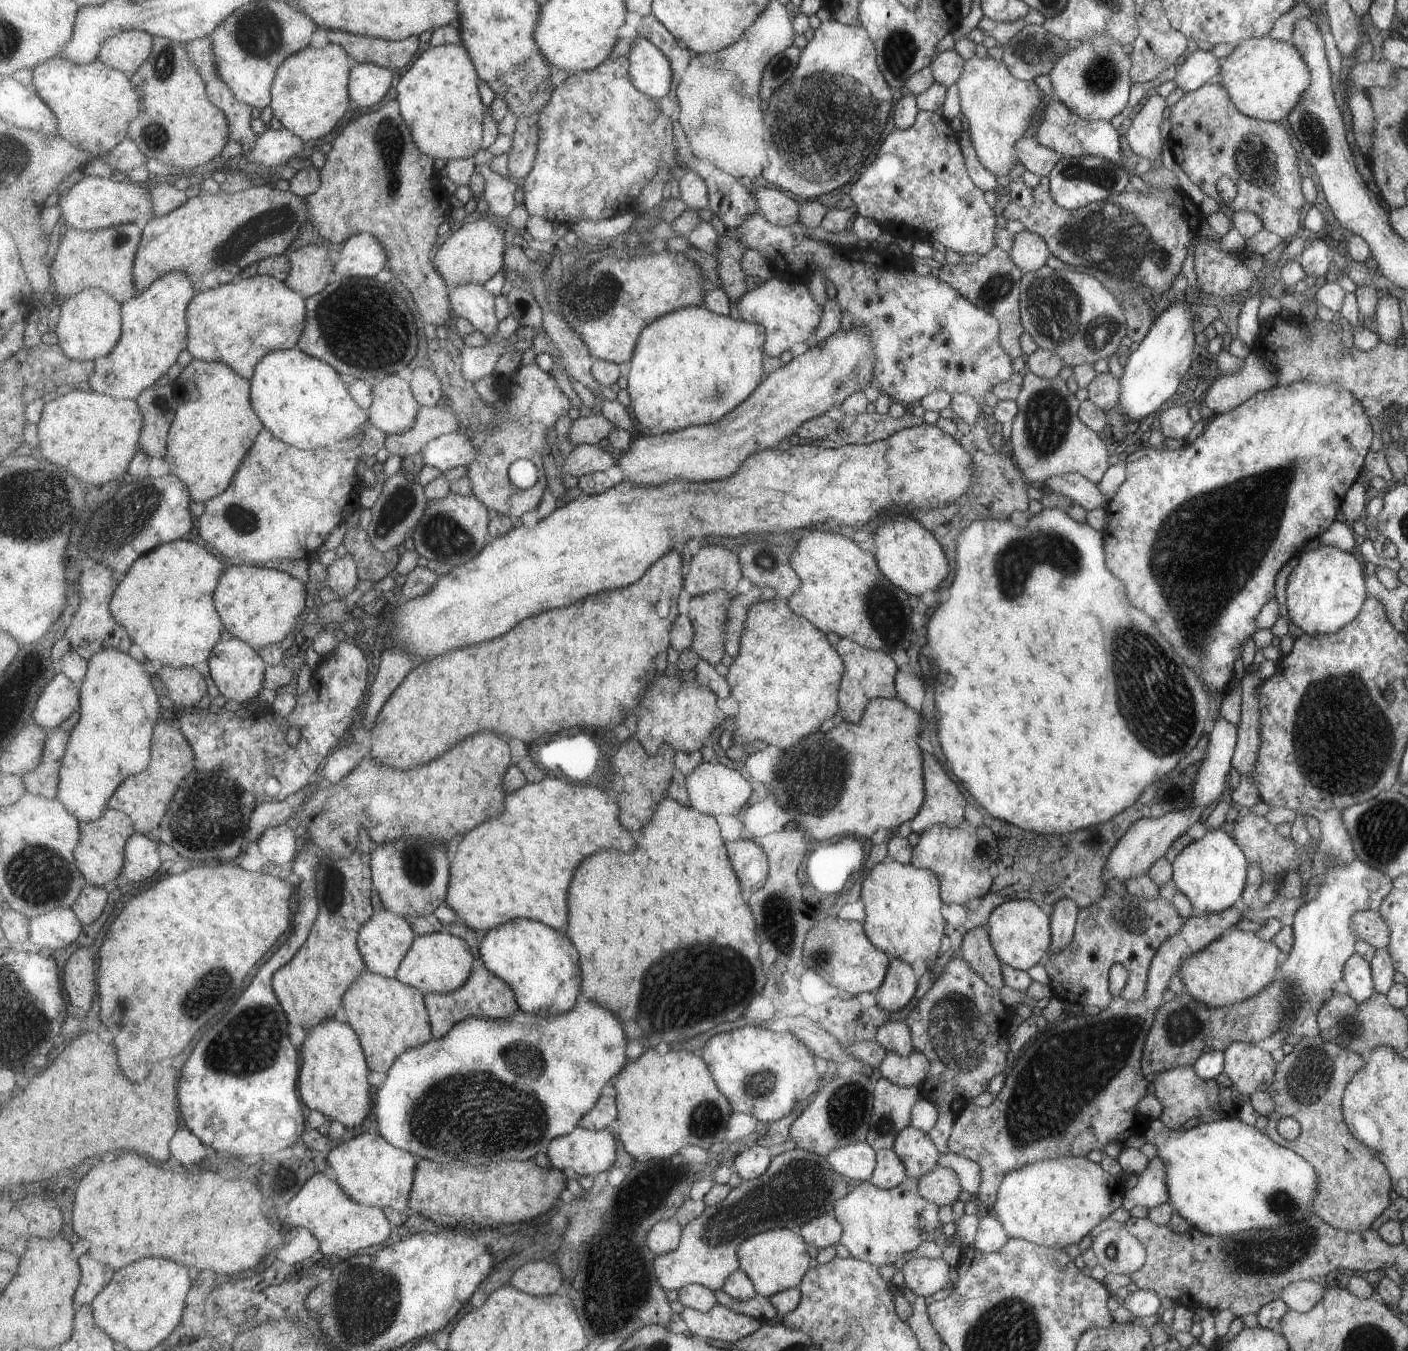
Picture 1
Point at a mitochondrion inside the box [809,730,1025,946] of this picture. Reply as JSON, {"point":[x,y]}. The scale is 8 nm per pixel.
{"point":[981,849]}

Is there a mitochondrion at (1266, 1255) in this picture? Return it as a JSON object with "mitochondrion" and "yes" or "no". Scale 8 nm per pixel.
{"mitochondrion":"yes"}

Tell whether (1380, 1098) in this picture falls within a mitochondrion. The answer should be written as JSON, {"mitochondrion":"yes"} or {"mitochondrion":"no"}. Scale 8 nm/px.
{"mitochondrion":"no"}

